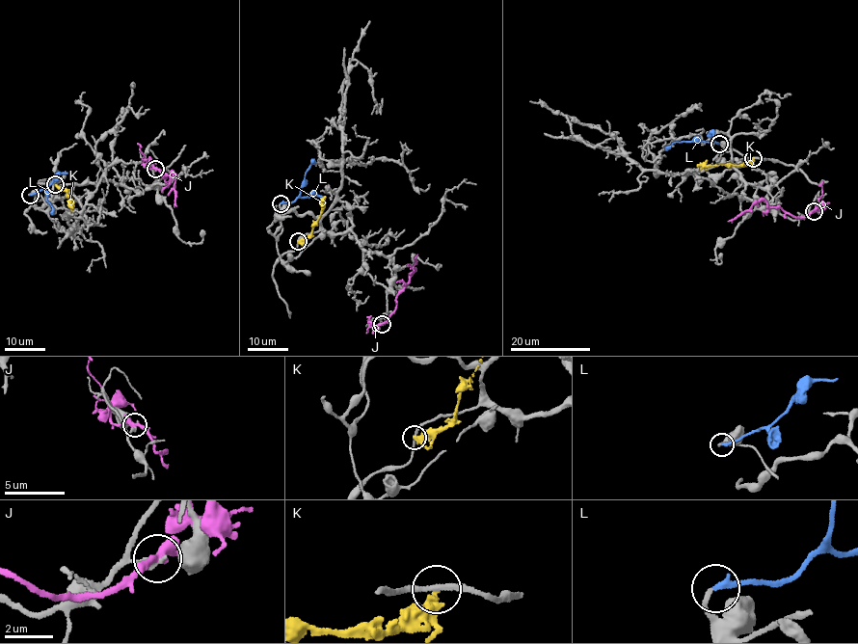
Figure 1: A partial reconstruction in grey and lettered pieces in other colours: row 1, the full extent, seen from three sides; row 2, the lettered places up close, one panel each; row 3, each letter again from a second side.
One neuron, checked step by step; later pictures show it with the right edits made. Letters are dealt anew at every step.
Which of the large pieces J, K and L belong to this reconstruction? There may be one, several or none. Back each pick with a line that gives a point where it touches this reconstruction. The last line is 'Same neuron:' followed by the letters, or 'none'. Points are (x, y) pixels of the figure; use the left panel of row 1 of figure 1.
L: Touches grey at (30, 195)
Same neuron: L

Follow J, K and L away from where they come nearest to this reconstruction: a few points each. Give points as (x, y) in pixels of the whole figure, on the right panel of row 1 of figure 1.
J: (813, 210), (797, 218), (760, 201), (727, 222)
K: (753, 157), (740, 166), (697, 164)
L: (718, 144), (674, 142), (665, 150)

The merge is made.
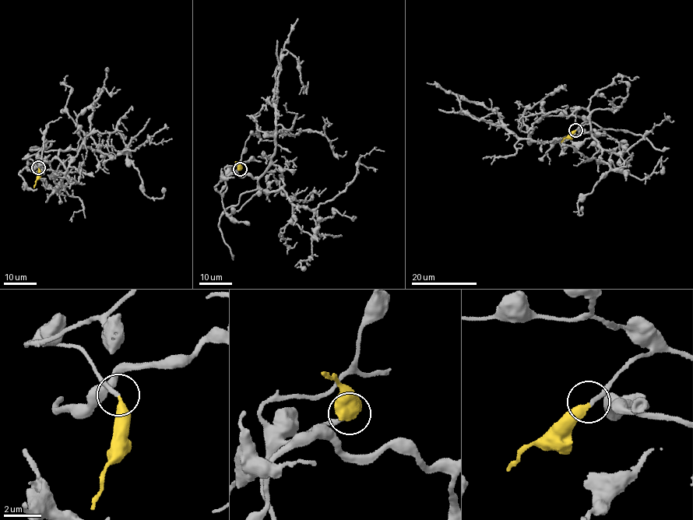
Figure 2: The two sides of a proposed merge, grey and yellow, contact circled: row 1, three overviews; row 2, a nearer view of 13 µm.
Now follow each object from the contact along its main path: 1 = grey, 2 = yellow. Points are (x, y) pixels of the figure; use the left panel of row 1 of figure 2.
1: (39, 167), (40, 163), (58, 159), (68, 177), (64, 189), (53, 176), (50, 177), (78, 181), (81, 154)
2: (39, 168), (33, 187)

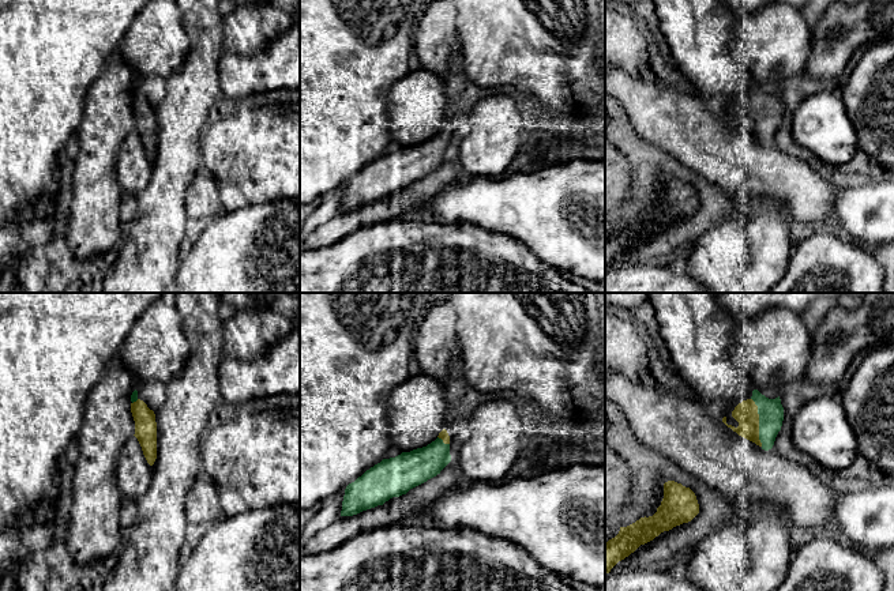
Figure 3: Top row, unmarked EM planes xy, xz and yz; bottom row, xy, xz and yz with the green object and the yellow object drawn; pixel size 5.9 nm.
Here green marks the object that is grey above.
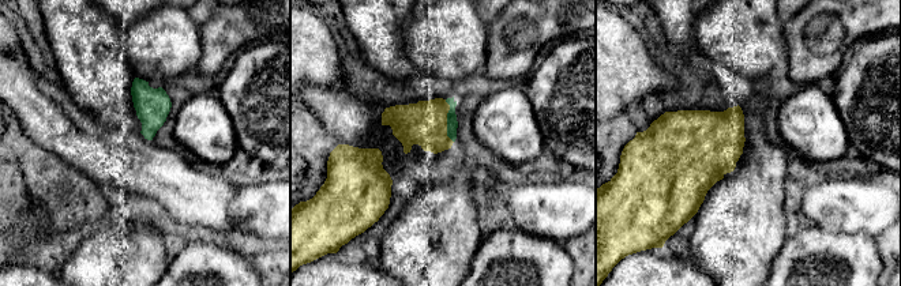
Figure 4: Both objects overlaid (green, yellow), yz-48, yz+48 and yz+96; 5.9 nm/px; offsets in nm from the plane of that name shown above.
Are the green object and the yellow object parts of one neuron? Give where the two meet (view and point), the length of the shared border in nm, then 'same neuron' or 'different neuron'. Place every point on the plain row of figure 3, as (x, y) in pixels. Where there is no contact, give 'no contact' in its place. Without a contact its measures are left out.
contact yz (759, 117); length 300 nm; same neuron

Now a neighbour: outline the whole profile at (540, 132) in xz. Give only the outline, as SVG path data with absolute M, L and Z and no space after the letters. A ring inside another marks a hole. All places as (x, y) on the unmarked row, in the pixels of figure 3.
M536 116L529 124L525 135L525 140L507 172L503 176L493 177L500 180L515 173L529 173L545 166L552 165L546 158L537 159L536 153L540 147L548 144L559 143L560 133L566 129L560 129L555 123L549 121L545 117Z

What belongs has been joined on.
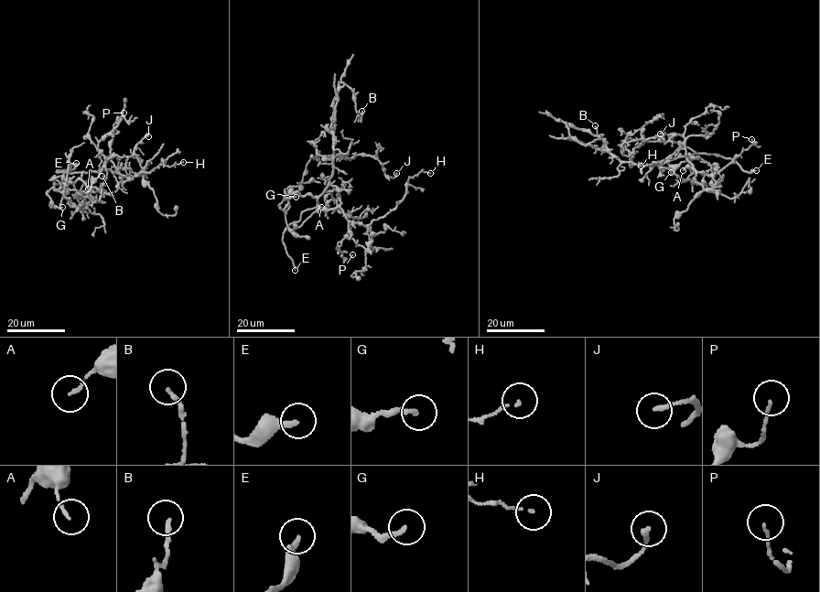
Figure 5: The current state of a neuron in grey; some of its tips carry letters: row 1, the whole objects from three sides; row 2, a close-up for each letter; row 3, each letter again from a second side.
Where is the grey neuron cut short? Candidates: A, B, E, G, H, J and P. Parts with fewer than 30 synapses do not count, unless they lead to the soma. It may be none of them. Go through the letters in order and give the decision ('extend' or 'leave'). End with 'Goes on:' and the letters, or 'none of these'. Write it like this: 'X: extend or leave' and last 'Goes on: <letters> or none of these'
A: leave
B: leave
E: leave
G: leave
H: leave
J: leave
P: leave
Goes on: none of these

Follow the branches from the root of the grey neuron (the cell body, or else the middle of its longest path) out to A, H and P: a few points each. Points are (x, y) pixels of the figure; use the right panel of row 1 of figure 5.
A: (663, 162), (679, 154), (676, 156), (702, 158), (712, 167), (704, 174), (693, 174), (688, 166), (683, 170)
H: (663, 162), (689, 156), (691, 157), (687, 159), (695, 175), (694, 183), (658, 164), (641, 166)
P: (663, 162), (688, 155), (691, 157), (687, 159), (696, 171), (717, 174), (754, 145), (751, 139)

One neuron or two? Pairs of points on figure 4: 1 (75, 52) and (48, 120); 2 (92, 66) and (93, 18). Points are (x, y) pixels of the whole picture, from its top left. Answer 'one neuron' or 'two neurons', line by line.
1: two neurons
2: one neuron

